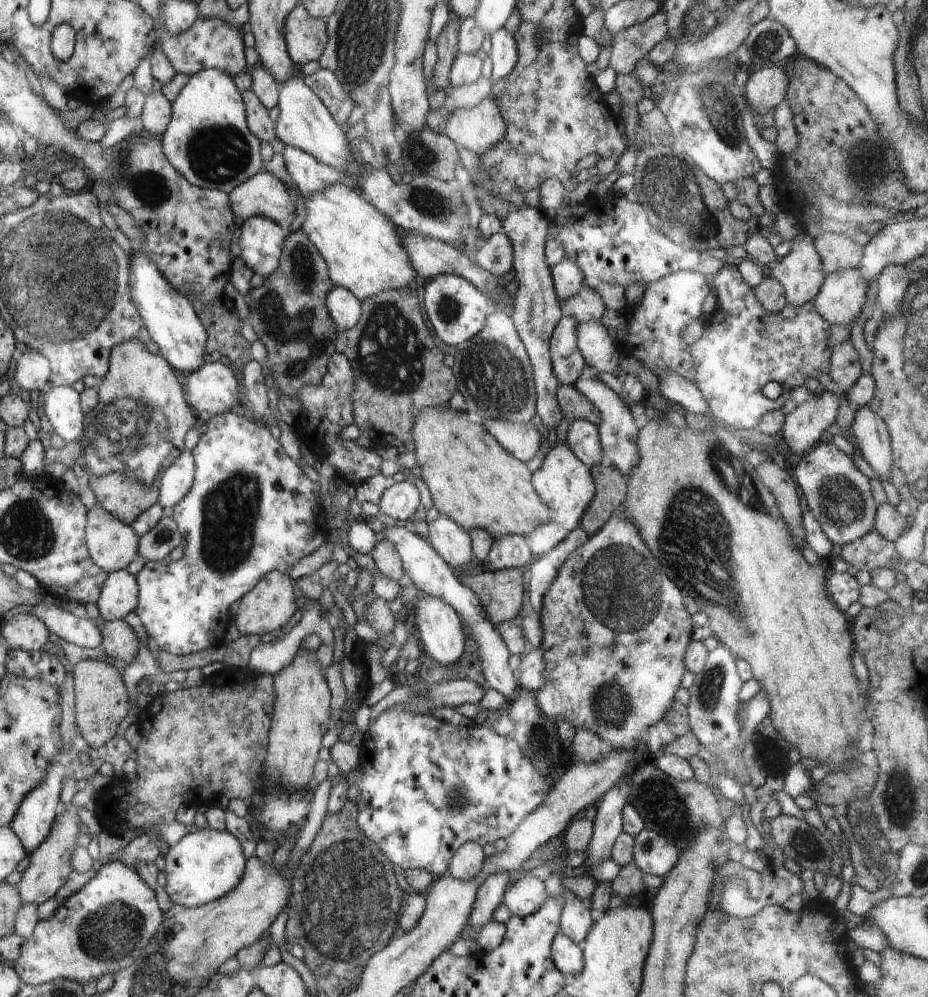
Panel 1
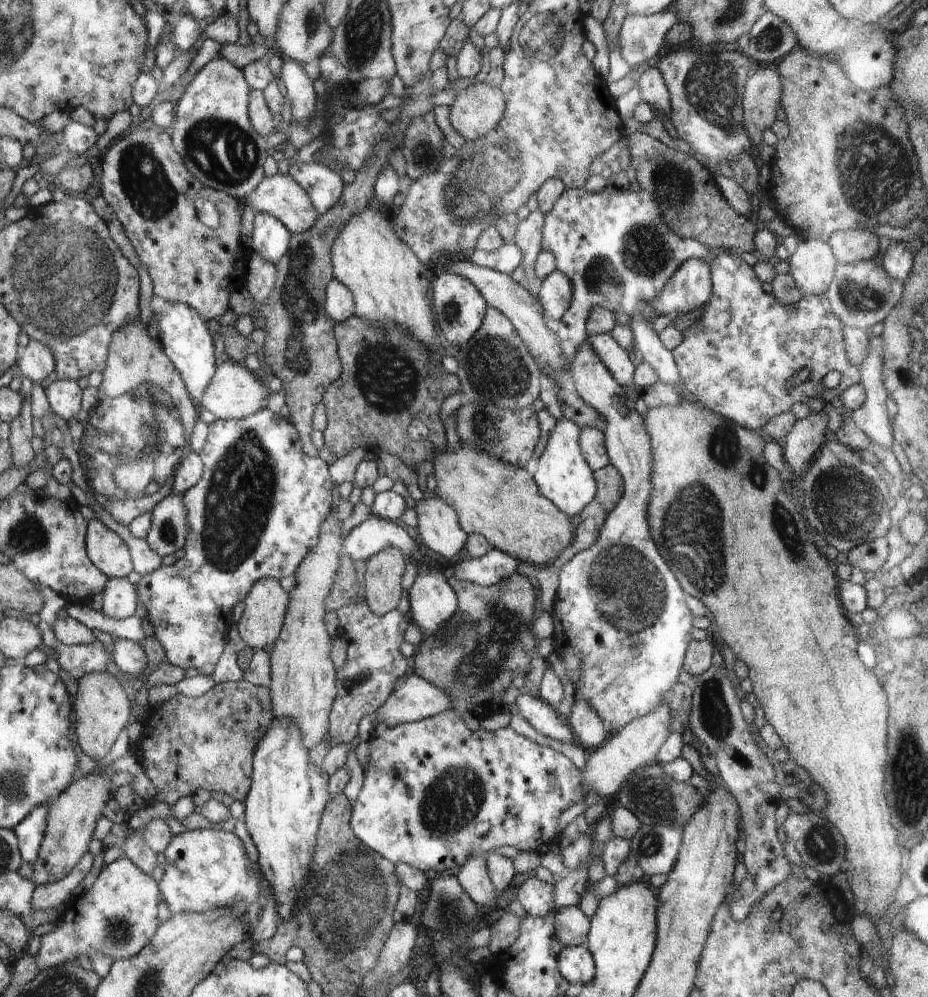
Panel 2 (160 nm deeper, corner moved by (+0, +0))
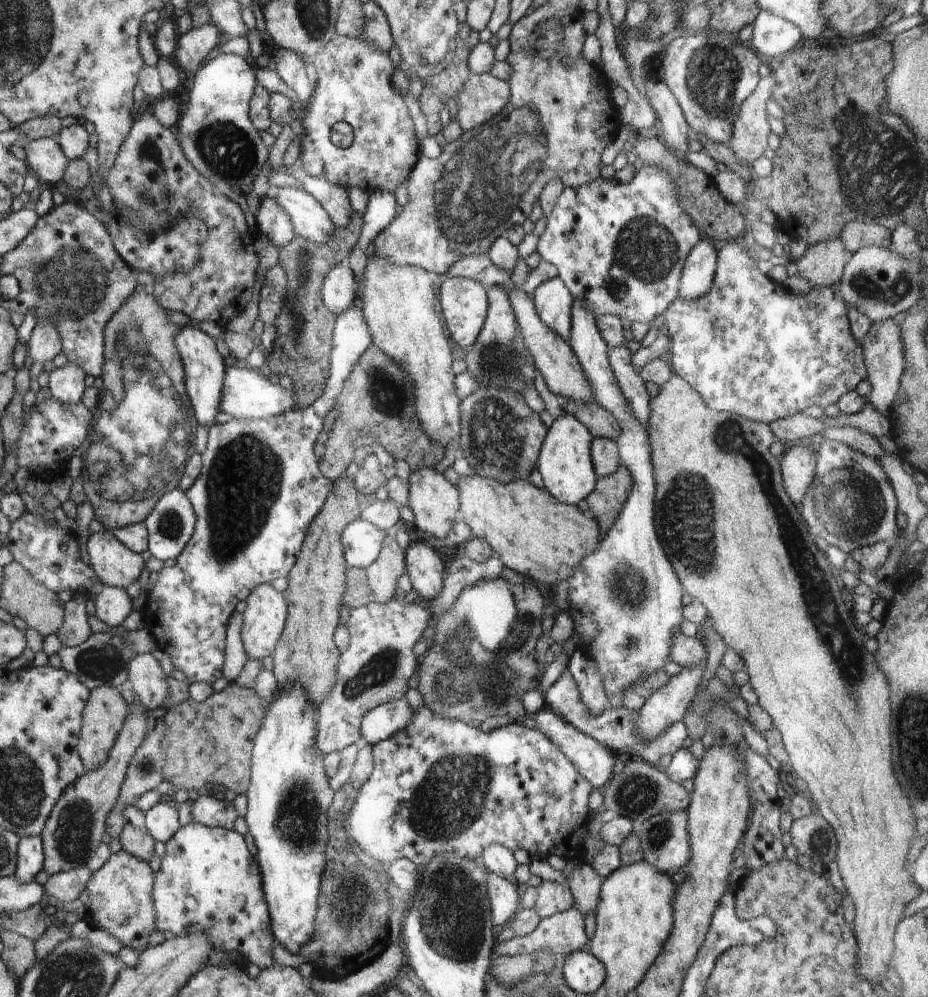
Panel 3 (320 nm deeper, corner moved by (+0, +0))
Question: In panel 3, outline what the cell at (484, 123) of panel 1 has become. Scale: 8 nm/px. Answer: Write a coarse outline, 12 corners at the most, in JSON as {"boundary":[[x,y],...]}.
{"boundary":[[471,74],[457,98],[463,131],[481,128],[507,104],[507,81]]}

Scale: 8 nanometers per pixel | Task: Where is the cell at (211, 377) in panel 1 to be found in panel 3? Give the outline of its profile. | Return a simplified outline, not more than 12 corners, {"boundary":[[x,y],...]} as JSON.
{"boundary":[[243,364],[226,365],[221,410],[265,419],[297,394]]}

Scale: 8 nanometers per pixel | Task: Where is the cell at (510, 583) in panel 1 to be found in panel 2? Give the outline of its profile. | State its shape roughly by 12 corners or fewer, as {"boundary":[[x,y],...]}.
{"boundary":[[448,580],[458,608],[414,670],[457,717],[508,712],[538,655],[536,595]]}

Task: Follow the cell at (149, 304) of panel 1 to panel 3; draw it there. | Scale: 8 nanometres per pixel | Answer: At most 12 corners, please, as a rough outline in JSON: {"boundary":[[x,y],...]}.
{"boundary":[[179,326],[175,343],[196,424],[221,410],[226,362],[208,333]]}

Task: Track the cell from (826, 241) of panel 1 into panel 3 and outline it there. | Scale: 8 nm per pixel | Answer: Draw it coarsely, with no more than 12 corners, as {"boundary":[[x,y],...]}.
{"boundary":[[848,221],[840,239],[850,256],[867,246],[888,245],[891,231]]}

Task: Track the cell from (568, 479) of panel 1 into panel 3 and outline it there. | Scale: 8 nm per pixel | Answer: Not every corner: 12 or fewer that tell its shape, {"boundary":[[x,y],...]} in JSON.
{"boundary":[[564,413],[538,457],[544,487],[577,505],[594,489],[593,436]]}

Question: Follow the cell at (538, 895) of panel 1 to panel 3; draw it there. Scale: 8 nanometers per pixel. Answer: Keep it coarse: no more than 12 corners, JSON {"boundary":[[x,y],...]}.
{"boundary":[[542,881],[534,909],[541,918],[575,906],[568,882]]}

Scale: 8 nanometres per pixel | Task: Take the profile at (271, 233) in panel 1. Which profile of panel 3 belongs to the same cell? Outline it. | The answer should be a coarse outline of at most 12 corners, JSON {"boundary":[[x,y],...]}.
{"boundary":[[272,194],[262,198],[255,222],[279,250],[296,235]]}

